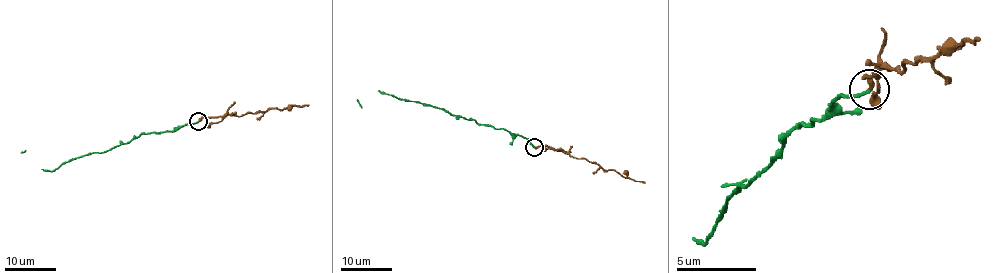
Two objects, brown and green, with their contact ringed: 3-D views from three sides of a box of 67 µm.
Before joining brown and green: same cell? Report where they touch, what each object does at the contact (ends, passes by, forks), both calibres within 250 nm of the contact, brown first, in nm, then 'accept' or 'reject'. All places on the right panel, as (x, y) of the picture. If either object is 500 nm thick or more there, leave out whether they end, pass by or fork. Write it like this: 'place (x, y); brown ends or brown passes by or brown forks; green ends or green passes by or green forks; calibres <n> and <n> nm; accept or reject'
place (869, 89); brown ends; green ends; calibres 340 and 220 nm; accept

